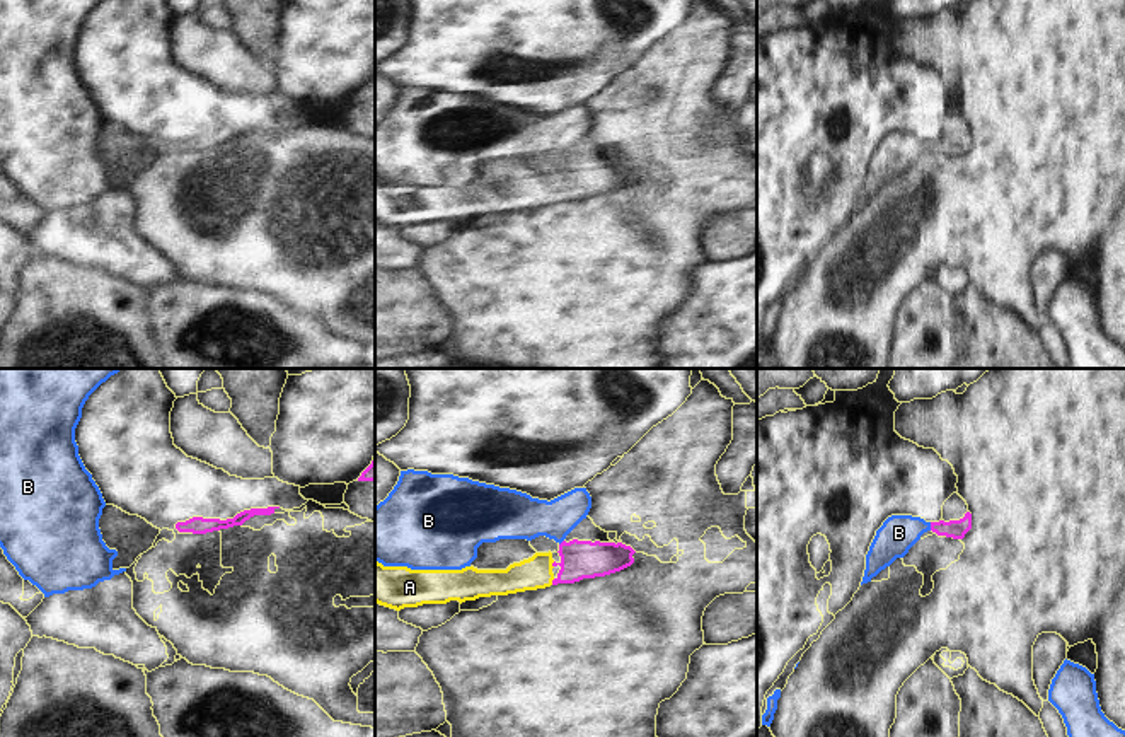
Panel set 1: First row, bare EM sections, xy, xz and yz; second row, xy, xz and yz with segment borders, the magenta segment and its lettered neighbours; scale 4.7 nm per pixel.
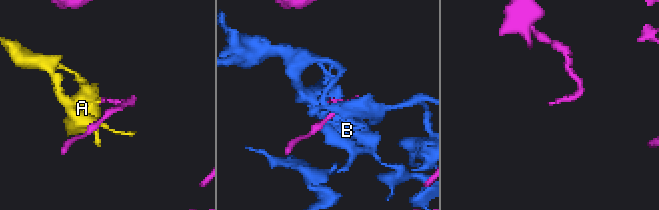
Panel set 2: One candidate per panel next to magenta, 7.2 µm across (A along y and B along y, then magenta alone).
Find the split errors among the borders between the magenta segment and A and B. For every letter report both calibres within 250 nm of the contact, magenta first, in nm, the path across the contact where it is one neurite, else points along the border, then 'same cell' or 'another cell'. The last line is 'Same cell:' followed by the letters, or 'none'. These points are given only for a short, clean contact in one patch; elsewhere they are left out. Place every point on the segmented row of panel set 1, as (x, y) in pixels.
A: 180 nm thick on the magenta side, 150 nm on the other; runs through xz (580, 560), (561, 579), (553, 582), (532, 574); same cell
B: 90 nm thick on the magenta side, 180 nm on the other; another cell
Same cell: A

